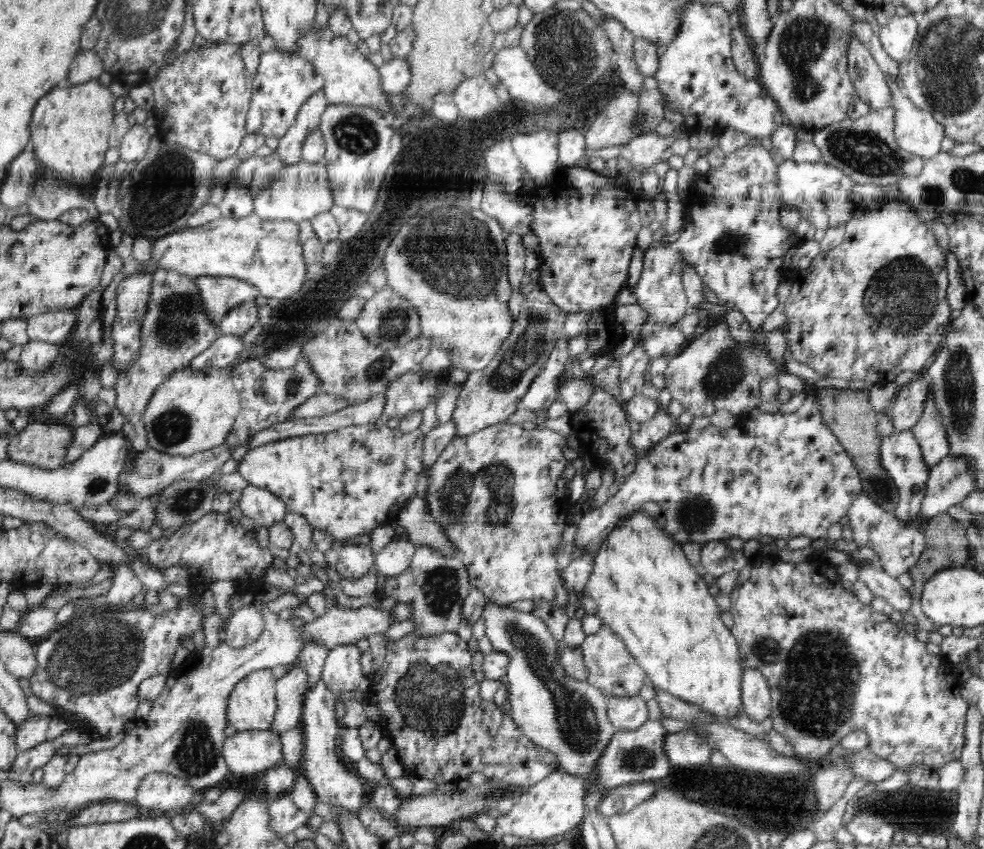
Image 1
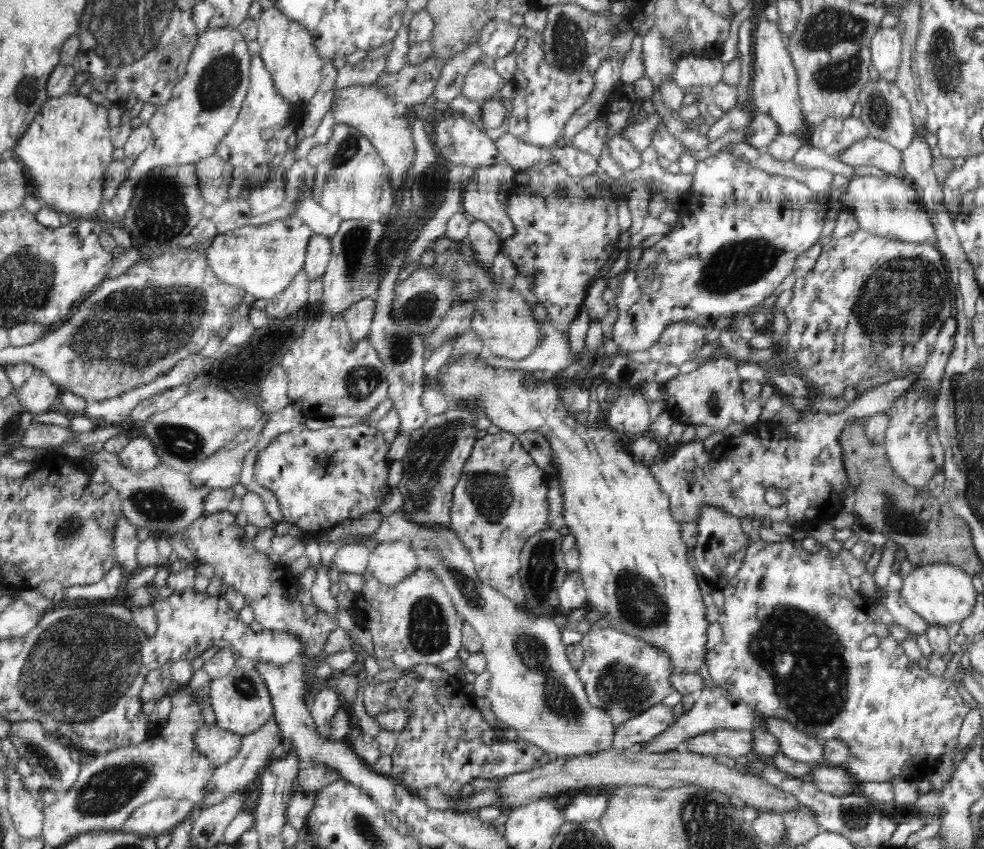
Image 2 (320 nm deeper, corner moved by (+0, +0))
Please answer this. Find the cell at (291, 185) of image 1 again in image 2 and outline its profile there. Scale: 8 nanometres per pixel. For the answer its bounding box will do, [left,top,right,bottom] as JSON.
[291,193,341,239]

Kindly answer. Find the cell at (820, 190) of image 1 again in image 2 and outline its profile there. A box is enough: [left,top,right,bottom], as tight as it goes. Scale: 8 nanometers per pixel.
[840,175,938,244]

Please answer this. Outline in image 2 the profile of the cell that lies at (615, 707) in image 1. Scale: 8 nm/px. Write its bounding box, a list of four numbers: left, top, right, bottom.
[611,703,676,749]

